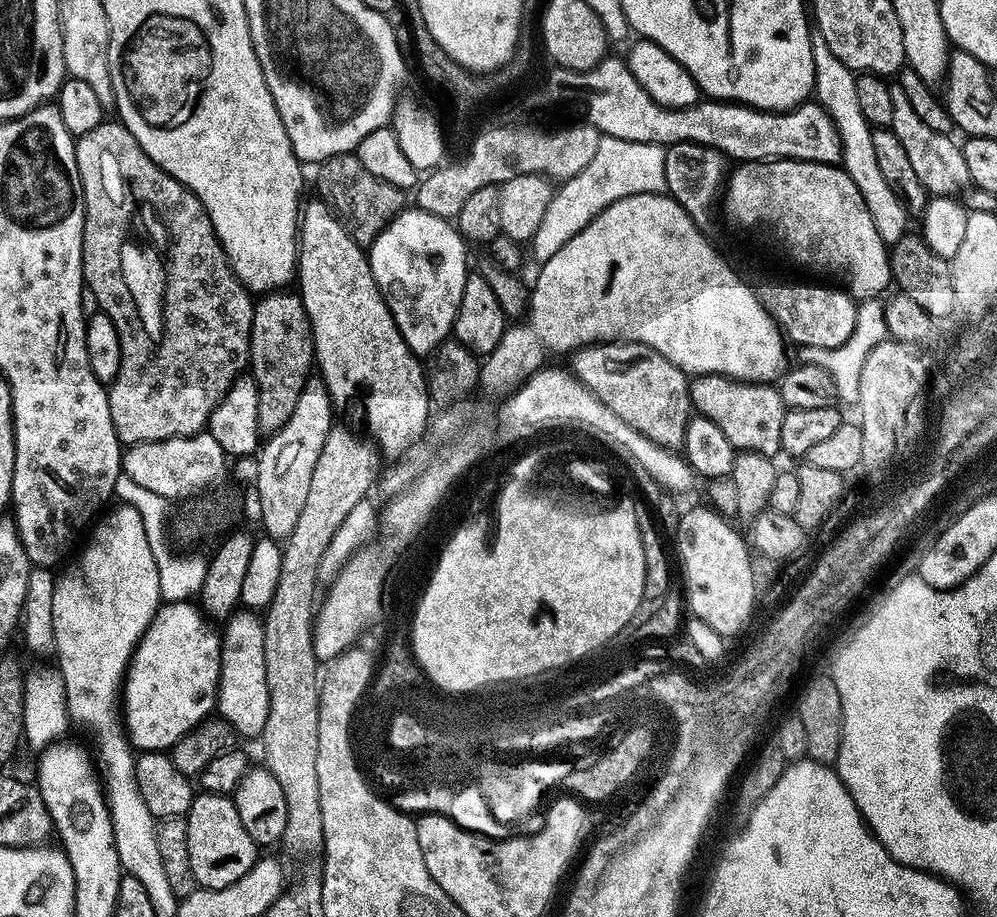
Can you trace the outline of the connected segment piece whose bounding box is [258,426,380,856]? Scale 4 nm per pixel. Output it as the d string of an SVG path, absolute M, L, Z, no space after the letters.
M333 426L329 429L322 454L318 454L318 462L314 466L314 475L310 477L306 506L302 506L302 514L298 514L294 530L283 541L278 586L274 586L274 598L262 616L270 714L258 743L264 747L263 767L278 778L282 794L286 794L286 828L282 848L296 856L319 853L324 846L316 761L322 668L314 654L312 641L318 564L339 524L358 502L366 499L368 491L373 490L377 483L378 458L378 449L371 439L363 440L348 428Z

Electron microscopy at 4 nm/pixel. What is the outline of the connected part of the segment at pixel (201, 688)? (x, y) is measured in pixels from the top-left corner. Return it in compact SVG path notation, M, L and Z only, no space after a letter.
M188 600L164 602L156 609L144 636L136 643L122 685L122 724L133 749L146 752L171 749L192 728L213 715L217 707L216 688L220 685L221 633L211 627L215 628L203 611Z

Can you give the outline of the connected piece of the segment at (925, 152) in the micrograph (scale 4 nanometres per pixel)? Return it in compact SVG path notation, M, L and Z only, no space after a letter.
M899 86L890 87L890 102L892 103L890 120L891 123L896 123L892 123L895 134L906 150L906 155L910 158L910 163L925 189L932 194L956 194L967 189L972 180L970 170L966 170L963 147L959 143L955 144L949 133L930 130L930 126L926 126L926 122L922 122L922 118L914 114L914 109L910 107L910 98L906 98L906 94Z

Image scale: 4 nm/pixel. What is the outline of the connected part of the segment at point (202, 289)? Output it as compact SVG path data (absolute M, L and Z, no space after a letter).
M105 122L94 126L90 134L75 137L76 161L80 185L84 195L84 237L82 238L82 258L85 269L92 268L121 268L120 281L113 292L108 292L104 300L108 303L107 311L116 324L120 335L120 365L118 374L112 379L108 388L110 402L110 418L114 422L114 430L121 445L131 446L158 442L175 436L195 436L208 427L208 418L212 411L219 406L221 400L229 395L228 390L232 383L240 376L240 371L249 367L250 354L250 326L252 325L252 309L254 307L253 293L249 292L244 284L232 272L224 248L216 237L214 226L202 206L202 202L191 192L185 184L179 184L170 174L166 174L152 159L138 146L134 134L126 130L119 122Z

